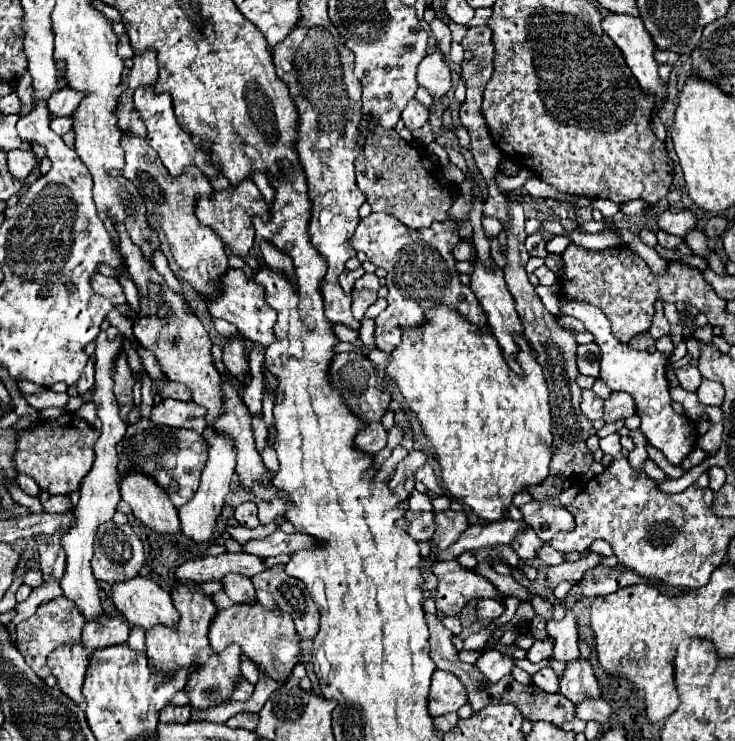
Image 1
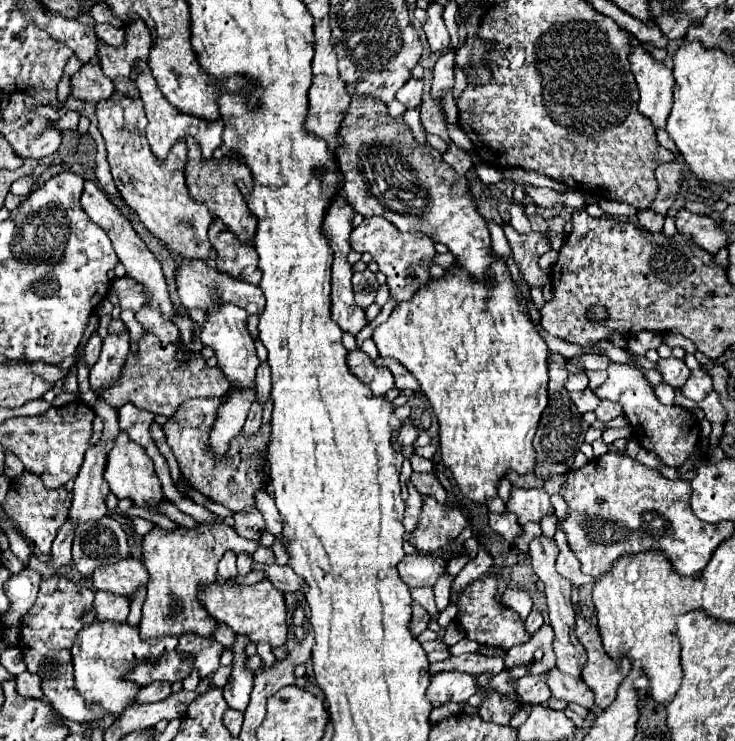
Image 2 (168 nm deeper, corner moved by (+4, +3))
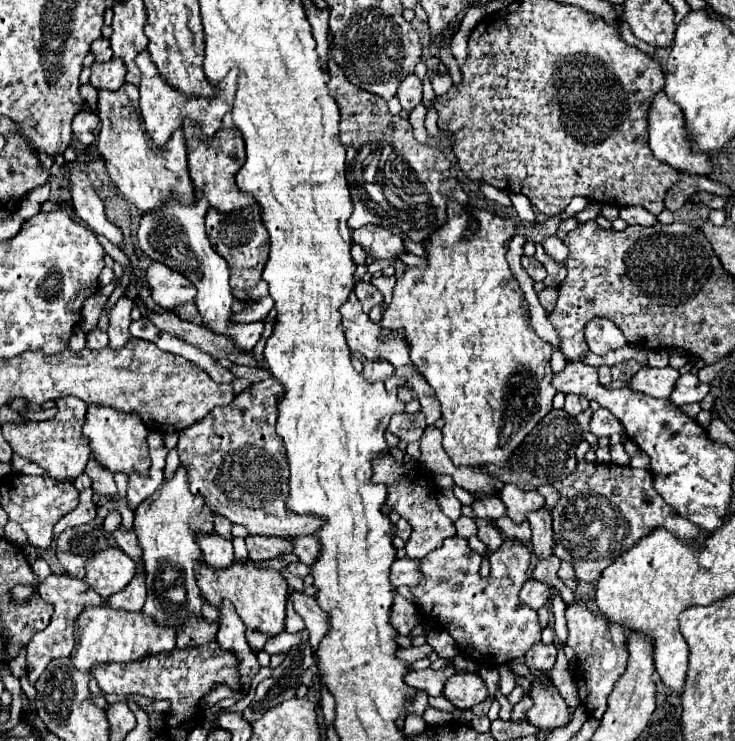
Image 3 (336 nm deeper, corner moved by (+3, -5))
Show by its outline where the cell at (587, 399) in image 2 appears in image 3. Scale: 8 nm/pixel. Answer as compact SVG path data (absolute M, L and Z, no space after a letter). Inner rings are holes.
M568 394L566 396L566 404L564 404L564 410L570 414L570 416L578 416L580 412L588 410L590 402L584 398L584 396L578 396L578 394Z

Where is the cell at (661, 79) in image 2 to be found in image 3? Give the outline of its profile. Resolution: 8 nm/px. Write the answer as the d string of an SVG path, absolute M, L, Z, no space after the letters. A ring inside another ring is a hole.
M660 90L656 92L656 96L652 98L650 110L648 110L648 144L654 152L654 156L662 162L666 162L668 166L672 166L674 170L682 170L682 172L690 172L690 174L710 174L712 172L712 164L710 158L704 156L702 152L692 152L688 146L688 138L682 132L684 126L684 118L680 108L668 100L666 92Z

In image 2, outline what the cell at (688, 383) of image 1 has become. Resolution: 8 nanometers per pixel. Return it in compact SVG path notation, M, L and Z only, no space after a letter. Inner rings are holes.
M659 358L657 372L661 374L663 382L673 388L681 388L689 376L689 368L685 366L683 360L677 360L677 358L667 358L667 360Z

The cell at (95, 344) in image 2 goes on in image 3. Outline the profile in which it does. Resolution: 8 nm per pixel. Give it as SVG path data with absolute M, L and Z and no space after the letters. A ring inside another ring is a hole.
M92 330L88 336L86 336L86 340L88 340L88 348L90 350L100 350L100 348L106 348L108 346L108 334L106 332L102 332L102 330Z

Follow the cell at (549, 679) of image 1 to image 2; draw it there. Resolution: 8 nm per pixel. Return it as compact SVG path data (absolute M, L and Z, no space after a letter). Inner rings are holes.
M545 674L523 676L515 682L515 696L523 706L535 706L549 700L551 692L545 682Z

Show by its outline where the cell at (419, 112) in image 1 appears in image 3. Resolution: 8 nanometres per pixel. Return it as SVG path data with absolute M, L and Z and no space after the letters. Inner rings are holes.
M414 74L406 76L404 82L398 88L398 100L404 110L412 112L422 102L422 80L418 80Z

